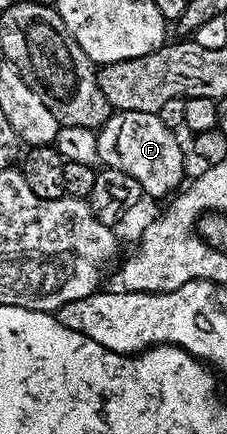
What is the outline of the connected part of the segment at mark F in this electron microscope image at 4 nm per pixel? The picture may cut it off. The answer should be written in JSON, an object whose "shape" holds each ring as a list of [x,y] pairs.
{"shape":[[[116,111],[96,131],[98,157],[104,167],[130,173],[145,196],[168,197],[185,182],[184,151],[176,136],[177,132],[164,125],[157,113]]]}

